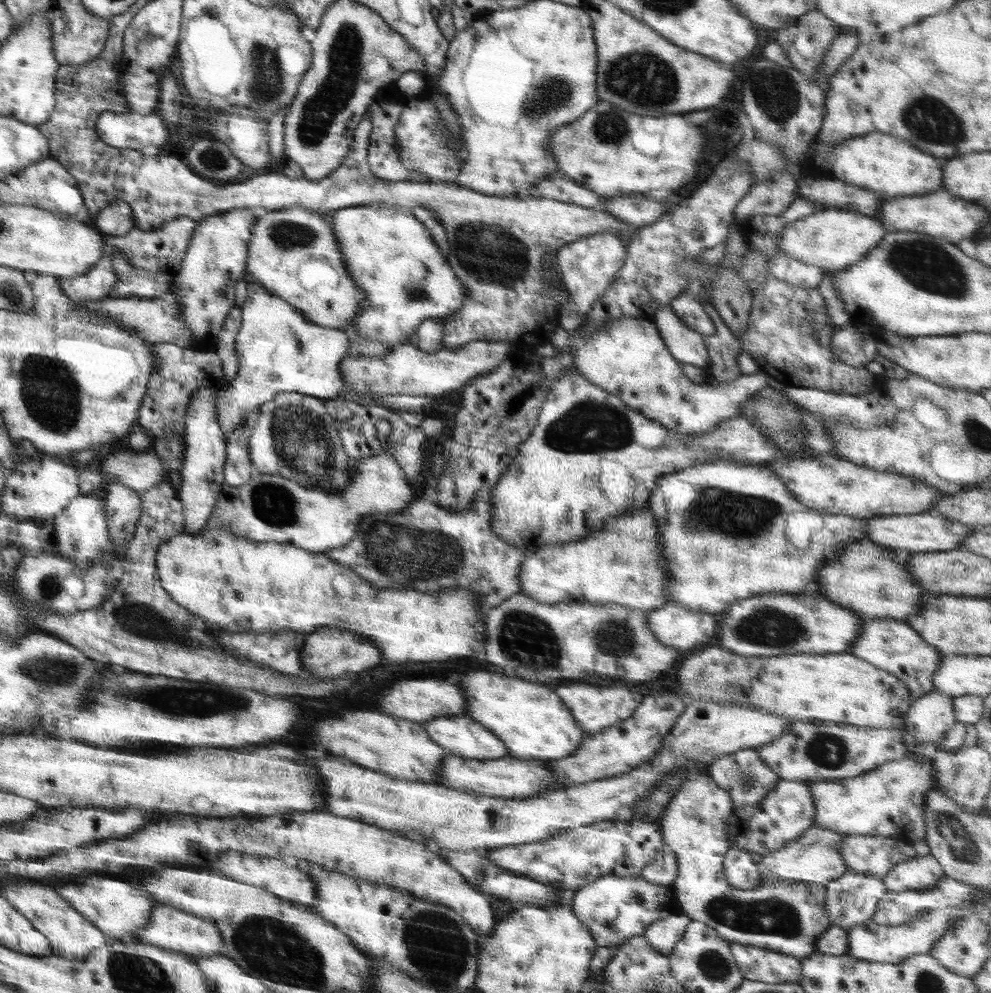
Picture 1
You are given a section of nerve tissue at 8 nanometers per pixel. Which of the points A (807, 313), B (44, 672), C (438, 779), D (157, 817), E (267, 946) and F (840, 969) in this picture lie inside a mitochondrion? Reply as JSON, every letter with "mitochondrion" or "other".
{"A":"mitochondrion","B":"mitochondrion","C":"other","D":"other","E":"mitochondrion","F":"other"}

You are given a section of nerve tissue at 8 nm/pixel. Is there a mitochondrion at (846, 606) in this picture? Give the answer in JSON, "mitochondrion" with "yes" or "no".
{"mitochondrion":"no"}

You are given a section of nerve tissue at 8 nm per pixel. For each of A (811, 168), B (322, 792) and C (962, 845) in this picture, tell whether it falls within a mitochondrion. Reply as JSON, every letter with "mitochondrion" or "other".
{"A":"other","B":"other","C":"mitochondrion"}

